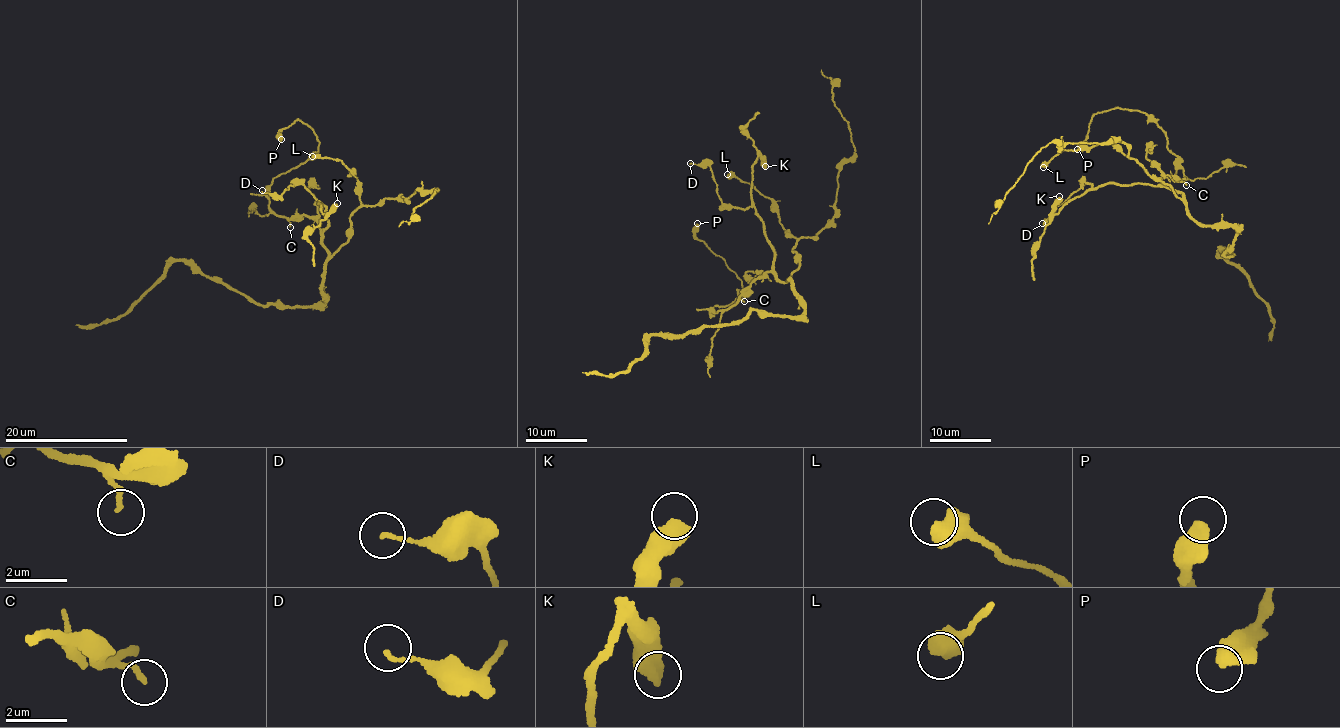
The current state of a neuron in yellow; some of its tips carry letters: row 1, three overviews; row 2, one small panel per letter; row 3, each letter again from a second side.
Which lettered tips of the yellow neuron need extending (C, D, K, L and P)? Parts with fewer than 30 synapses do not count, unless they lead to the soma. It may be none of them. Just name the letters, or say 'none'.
none

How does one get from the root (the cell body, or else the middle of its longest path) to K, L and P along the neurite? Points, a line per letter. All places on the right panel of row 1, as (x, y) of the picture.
K: (1200, 224), (1190, 216), (1185, 195), (1165, 187), (1105, 183), (1074, 197), (1053, 214), (1053, 202), (1059, 196)
L: (1200, 224), (1171, 187), (1156, 181), (1136, 160), (1109, 143), (1063, 151), (1043, 167)
P: (1200, 224), (1185, 195), (1162, 181), (1185, 179), (1184, 168), (1147, 115), (1118, 107), (1096, 114), (1077, 149)

